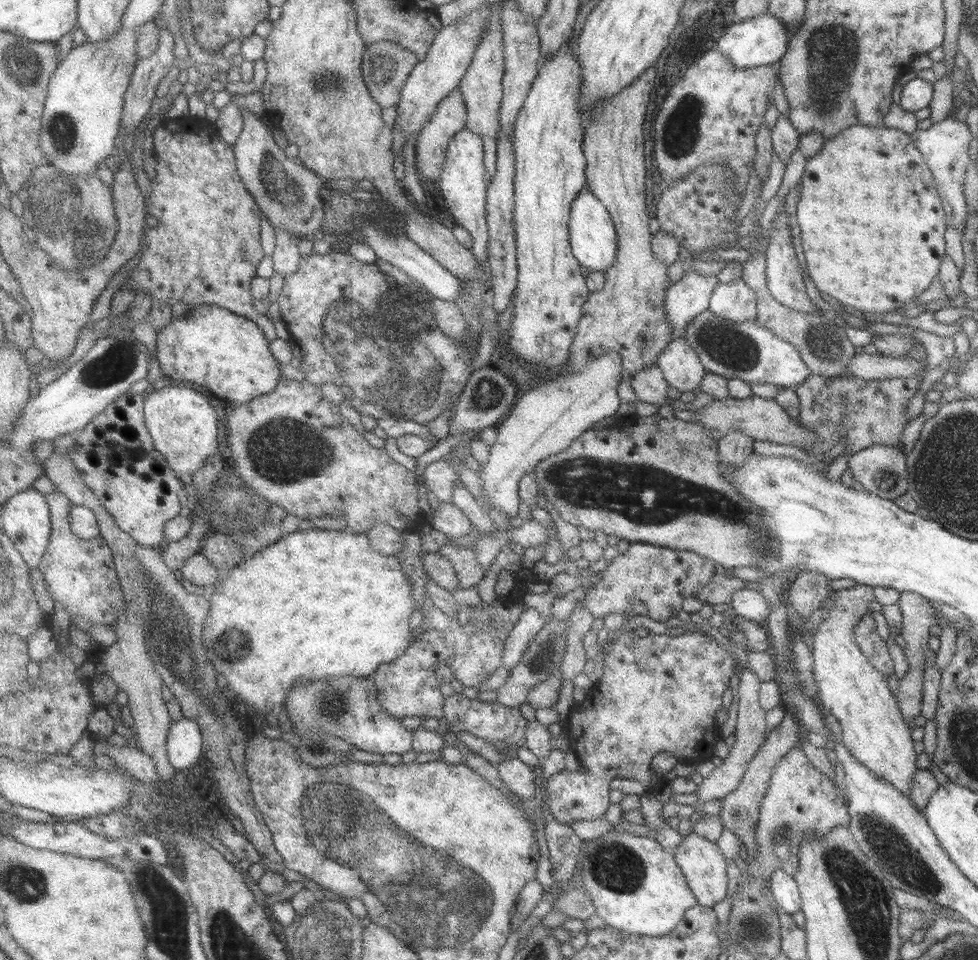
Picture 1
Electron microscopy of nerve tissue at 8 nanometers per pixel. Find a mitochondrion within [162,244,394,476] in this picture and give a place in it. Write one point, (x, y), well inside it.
(283, 443)

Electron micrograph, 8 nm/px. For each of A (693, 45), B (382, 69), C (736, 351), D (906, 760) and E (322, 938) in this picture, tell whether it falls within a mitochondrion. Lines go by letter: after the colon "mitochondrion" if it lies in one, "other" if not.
A: other
B: mitochondrion
C: mitochondrion
D: other
E: mitochondrion

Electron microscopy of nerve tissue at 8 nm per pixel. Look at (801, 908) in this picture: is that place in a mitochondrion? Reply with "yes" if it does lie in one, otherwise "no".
no

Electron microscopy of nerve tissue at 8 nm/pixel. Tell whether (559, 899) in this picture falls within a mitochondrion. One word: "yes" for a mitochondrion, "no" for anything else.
no

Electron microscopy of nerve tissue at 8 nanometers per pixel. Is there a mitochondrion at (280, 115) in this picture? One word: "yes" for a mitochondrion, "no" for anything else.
no

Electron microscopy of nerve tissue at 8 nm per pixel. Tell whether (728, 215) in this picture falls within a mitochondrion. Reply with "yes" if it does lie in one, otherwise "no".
no

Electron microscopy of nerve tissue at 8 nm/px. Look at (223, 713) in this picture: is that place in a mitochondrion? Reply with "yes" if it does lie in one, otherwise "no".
yes

